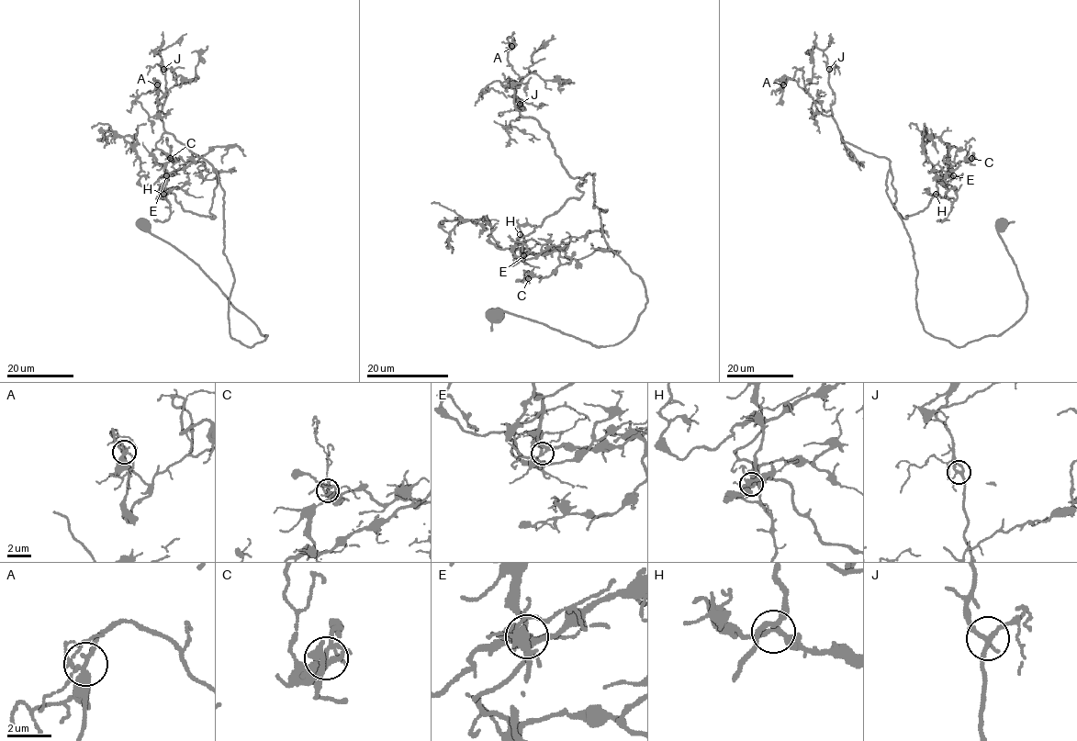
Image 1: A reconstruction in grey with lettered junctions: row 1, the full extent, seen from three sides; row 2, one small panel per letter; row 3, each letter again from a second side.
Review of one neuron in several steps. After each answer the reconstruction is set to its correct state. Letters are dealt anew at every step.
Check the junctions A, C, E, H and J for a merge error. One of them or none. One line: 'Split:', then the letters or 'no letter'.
Split: no letter

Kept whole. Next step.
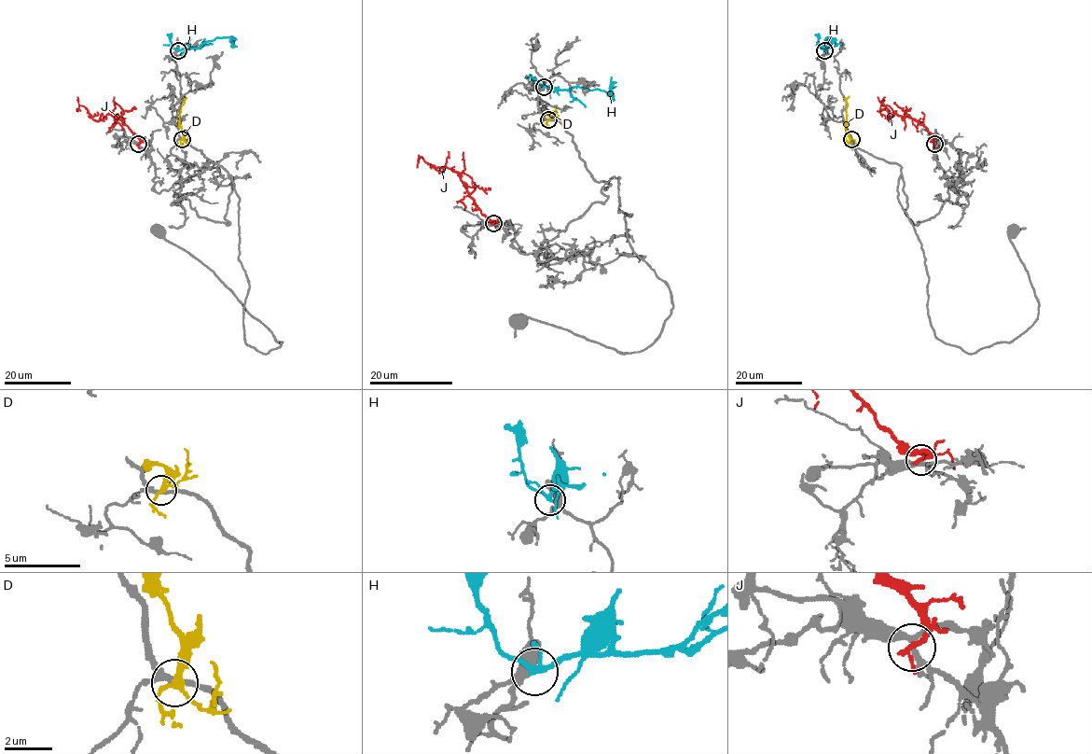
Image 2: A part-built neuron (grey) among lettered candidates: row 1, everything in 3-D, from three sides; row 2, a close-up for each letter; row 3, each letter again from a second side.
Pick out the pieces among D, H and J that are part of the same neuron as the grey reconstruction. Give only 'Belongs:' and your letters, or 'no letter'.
Belongs: H

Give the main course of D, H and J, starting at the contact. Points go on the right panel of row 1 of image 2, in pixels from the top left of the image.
D: (851, 139), (846, 131), (846, 99), (849, 96)
H: (824, 50), (826, 37), (831, 37), (828, 45), (817, 42)
J: (934, 145), (933, 135), (911, 118), (895, 114), (889, 121), (887, 108), (880, 105), (890, 111)

